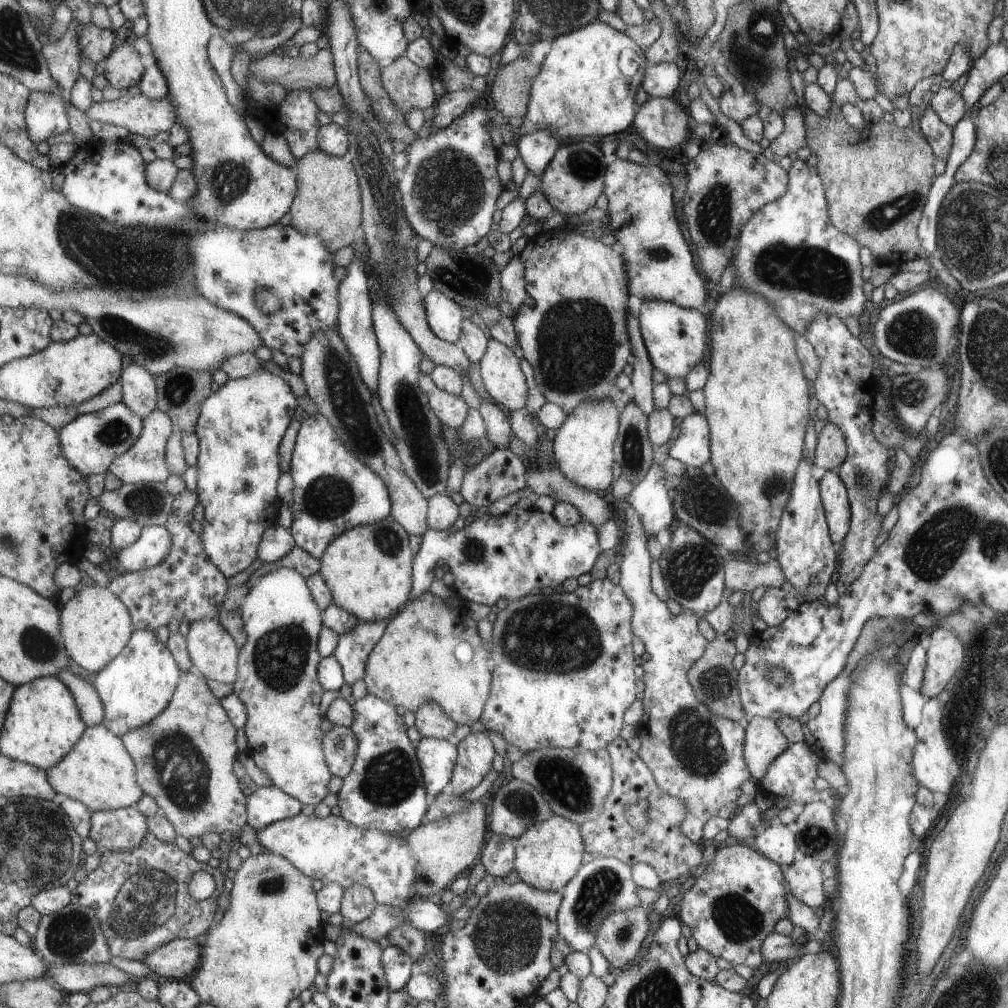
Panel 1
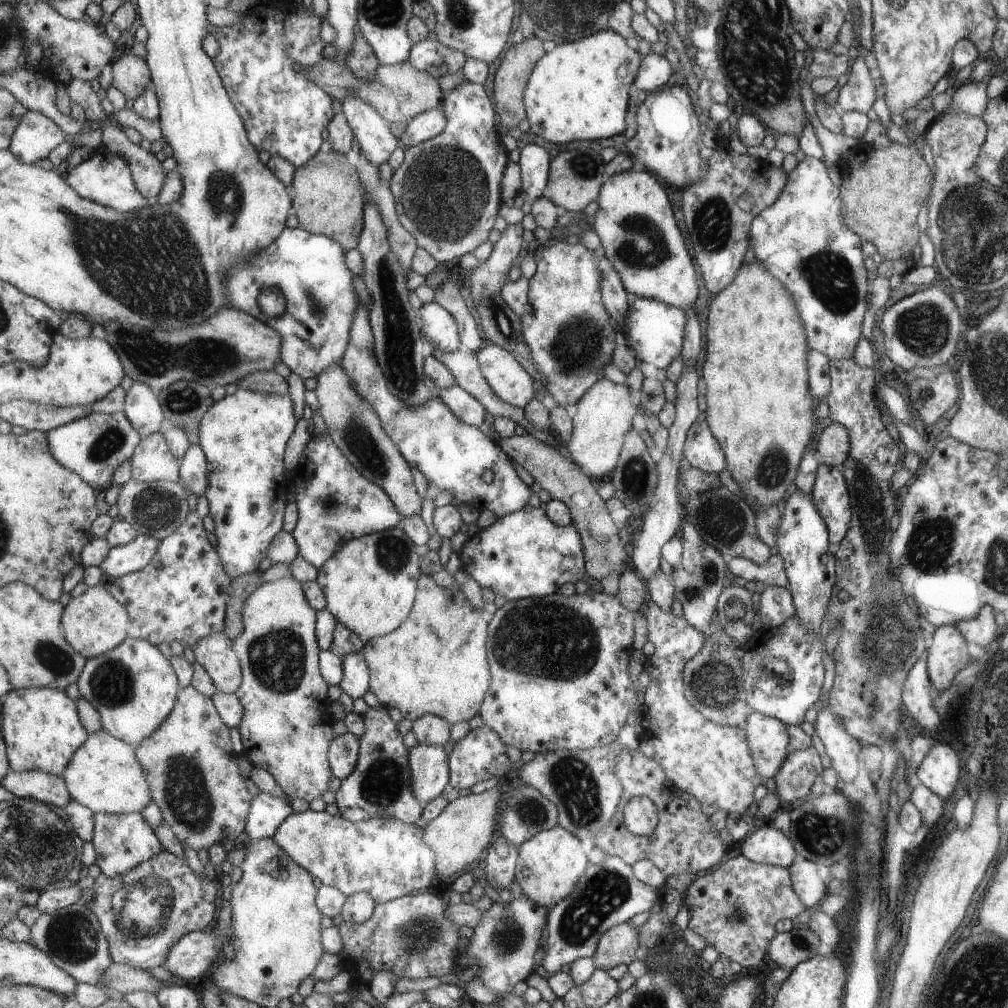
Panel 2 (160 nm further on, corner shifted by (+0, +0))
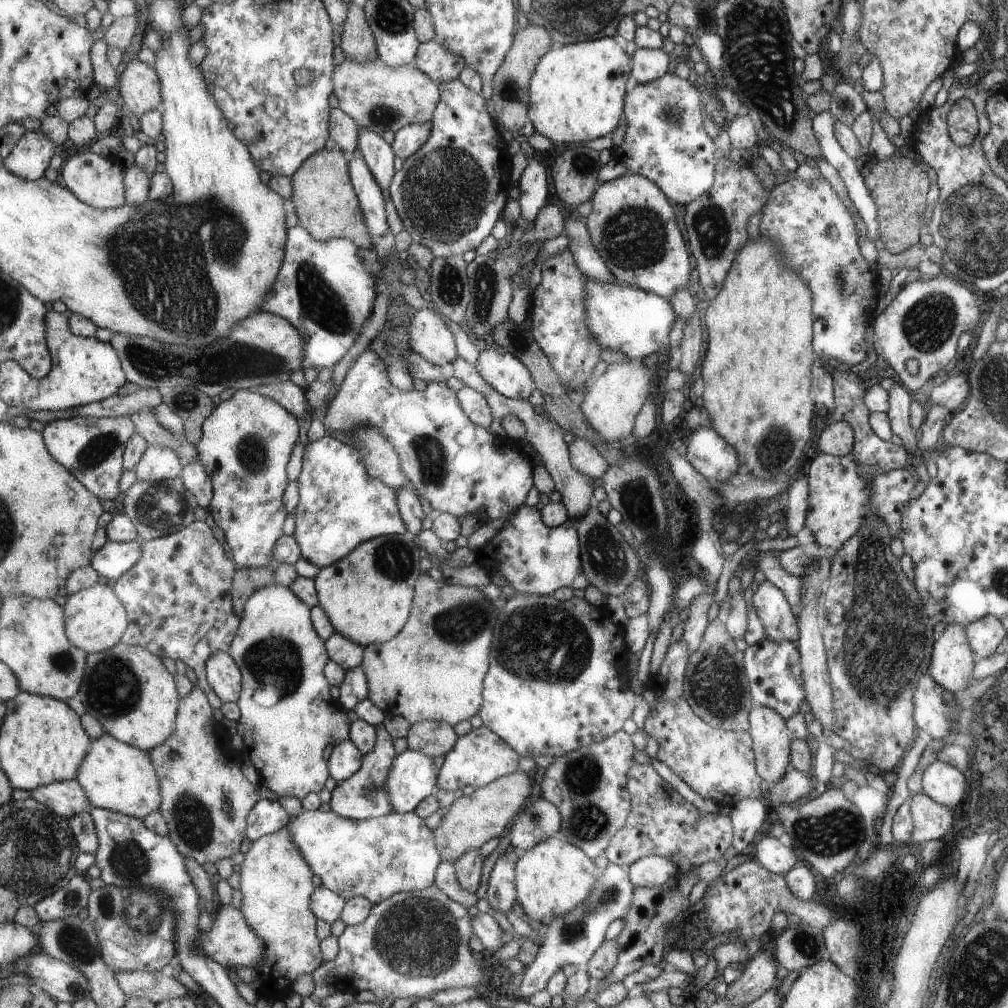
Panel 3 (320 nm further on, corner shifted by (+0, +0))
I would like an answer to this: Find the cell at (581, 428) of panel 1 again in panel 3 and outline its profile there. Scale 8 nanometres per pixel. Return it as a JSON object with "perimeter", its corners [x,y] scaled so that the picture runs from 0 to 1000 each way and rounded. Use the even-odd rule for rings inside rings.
{"perimeter":[[[628,357],[604,360],[598,371],[585,381],[576,405],[583,420],[599,439],[613,442],[614,437],[627,431],[630,412],[642,395],[642,381],[640,365]]]}

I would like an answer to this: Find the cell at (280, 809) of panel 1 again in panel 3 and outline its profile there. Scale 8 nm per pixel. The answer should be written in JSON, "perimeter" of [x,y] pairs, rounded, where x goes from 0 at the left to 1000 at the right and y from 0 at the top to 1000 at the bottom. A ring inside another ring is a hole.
{"perimeter":[[[259,793],[246,810],[246,831],[252,836],[282,819],[287,819],[289,812],[288,806],[285,806],[278,795]]]}

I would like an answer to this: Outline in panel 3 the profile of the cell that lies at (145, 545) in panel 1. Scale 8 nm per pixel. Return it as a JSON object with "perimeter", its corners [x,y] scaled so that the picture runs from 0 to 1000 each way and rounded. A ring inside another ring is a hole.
{"perimeter":[[[141,535],[129,539],[107,537],[93,547],[89,561],[109,576],[118,575],[140,552]]]}

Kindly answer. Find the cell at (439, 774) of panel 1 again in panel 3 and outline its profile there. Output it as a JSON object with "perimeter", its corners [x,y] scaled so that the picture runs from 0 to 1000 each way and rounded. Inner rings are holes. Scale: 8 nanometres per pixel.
{"perimeter":[[[408,743],[392,751],[385,773],[383,785],[392,807],[411,805],[416,797],[434,784],[436,762],[430,751]]]}

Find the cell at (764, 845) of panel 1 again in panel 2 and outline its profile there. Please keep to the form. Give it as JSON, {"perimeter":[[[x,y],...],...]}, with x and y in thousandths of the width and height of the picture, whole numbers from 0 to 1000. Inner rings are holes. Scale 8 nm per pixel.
{"perimeter":[[[756,815],[742,830],[730,837],[727,844],[748,856],[782,861],[789,847],[786,836],[781,827]]]}

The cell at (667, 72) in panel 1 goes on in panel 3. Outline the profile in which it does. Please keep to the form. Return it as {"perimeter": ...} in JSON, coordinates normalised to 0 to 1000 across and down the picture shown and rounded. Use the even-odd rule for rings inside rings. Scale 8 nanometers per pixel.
{"perimeter":[[[632,47],[626,55],[626,75],[632,83],[641,82],[662,72],[663,54],[655,49]]]}

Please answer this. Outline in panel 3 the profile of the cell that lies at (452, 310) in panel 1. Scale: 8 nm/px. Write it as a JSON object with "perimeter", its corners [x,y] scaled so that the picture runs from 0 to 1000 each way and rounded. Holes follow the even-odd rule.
{"perimeter":[[[428,303],[413,310],[406,324],[408,345],[422,357],[428,358],[428,361],[446,366],[446,362],[455,355],[453,339],[451,339],[451,331],[443,323],[439,312],[435,311],[434,307],[433,310],[430,310]]]}

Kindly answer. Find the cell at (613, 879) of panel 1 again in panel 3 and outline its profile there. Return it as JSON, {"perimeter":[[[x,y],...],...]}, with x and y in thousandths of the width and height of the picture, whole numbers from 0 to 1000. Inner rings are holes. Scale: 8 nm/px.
{"perimeter":[[[603,856],[602,860],[596,863],[596,869],[593,869],[582,895],[563,908],[550,912],[549,916],[538,923],[541,933],[535,939],[532,951],[523,958],[519,965],[518,975],[512,980],[515,988],[523,992],[531,985],[540,983],[544,980],[547,969],[563,956],[571,957],[573,960],[583,958],[588,947],[598,937],[598,927],[603,917],[618,909],[618,906],[625,900],[629,880],[621,860]]]}

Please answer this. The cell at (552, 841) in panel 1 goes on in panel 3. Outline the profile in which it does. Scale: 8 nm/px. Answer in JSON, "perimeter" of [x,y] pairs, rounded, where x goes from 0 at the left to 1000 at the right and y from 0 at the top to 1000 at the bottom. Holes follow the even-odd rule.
{"perimeter":[[[557,829],[537,834],[527,843],[516,846],[512,857],[514,895],[527,913],[534,913],[538,923],[550,912],[576,900],[585,891],[589,877],[596,869],[596,861],[573,839]]]}

